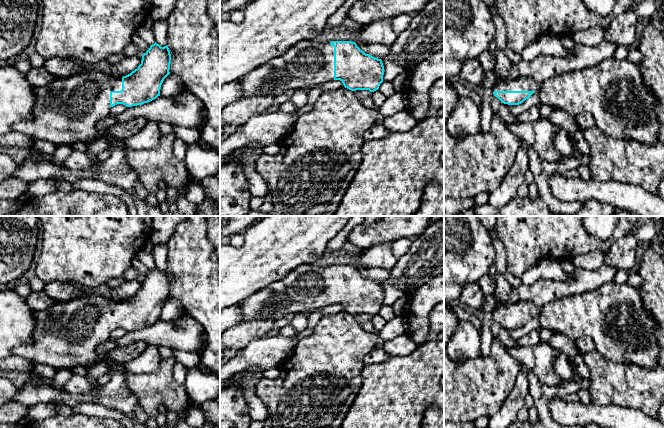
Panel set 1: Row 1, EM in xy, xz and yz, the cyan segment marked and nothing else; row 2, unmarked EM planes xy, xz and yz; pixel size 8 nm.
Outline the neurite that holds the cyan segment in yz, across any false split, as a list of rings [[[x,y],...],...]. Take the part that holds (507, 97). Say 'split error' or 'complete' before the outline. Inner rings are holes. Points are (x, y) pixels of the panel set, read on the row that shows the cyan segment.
split error; [[[530,77],[501,82],[493,88],[493,94],[501,103],[519,105],[540,89],[540,85]]]

